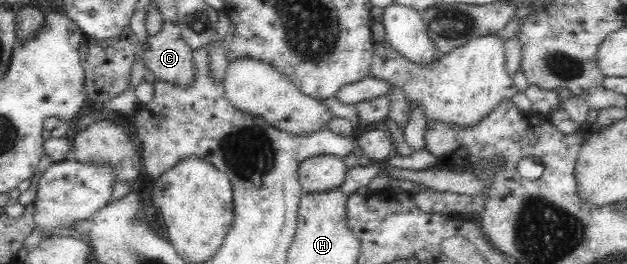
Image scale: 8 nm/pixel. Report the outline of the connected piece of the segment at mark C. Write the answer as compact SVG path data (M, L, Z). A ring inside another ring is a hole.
M164 22L163 27L155 35L149 35L143 54L145 67L155 74L156 80L174 82L177 86L187 86L195 78L192 49L181 38L181 32L176 23Z

